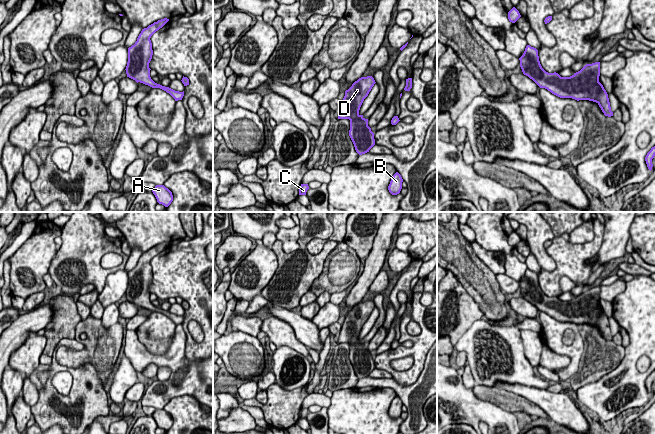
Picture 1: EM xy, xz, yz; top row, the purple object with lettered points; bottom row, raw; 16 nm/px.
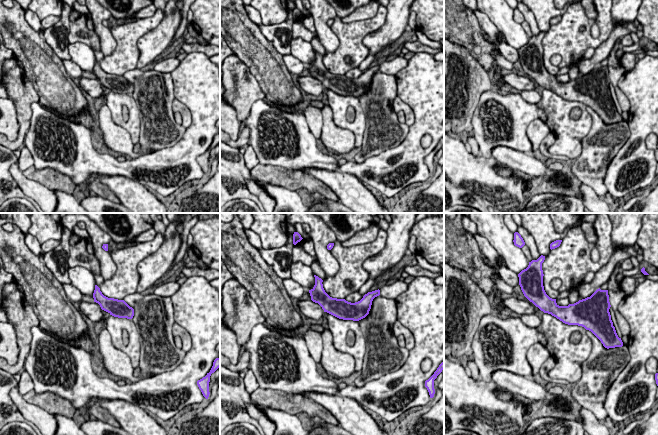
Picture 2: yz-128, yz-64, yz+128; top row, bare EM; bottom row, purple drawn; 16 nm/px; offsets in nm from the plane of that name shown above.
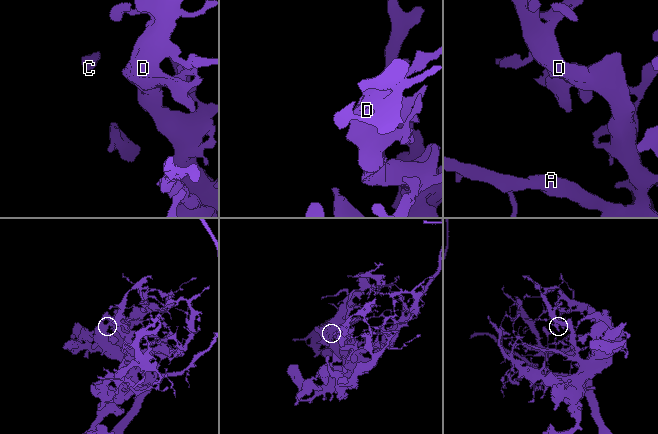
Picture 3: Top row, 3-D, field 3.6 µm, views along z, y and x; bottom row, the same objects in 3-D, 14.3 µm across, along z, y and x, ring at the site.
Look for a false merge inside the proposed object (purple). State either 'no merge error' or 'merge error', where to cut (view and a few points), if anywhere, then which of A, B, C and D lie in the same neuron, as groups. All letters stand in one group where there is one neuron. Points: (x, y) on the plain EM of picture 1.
no merge error; no cut; A B C D

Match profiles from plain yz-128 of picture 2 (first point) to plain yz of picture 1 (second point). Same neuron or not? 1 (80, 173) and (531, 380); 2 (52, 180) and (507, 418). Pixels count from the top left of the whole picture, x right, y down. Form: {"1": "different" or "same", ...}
{"1": "same", "2": "different"}

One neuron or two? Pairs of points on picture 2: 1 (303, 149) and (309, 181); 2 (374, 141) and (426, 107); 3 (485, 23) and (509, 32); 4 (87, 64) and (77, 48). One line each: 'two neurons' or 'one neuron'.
1: two neurons
2: two neurons
3: two neurons
4: one neuron

